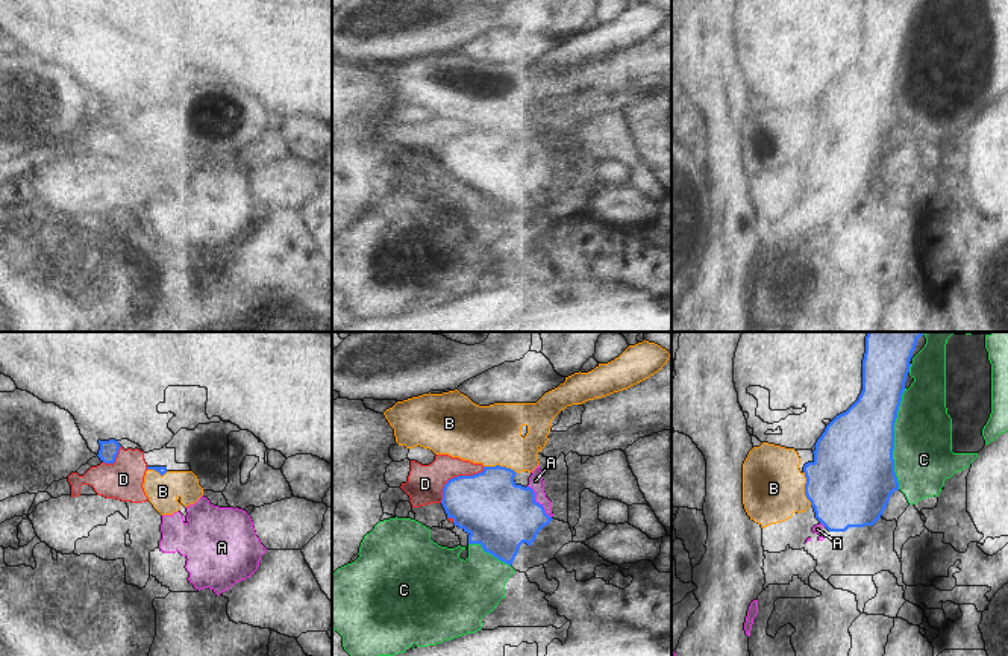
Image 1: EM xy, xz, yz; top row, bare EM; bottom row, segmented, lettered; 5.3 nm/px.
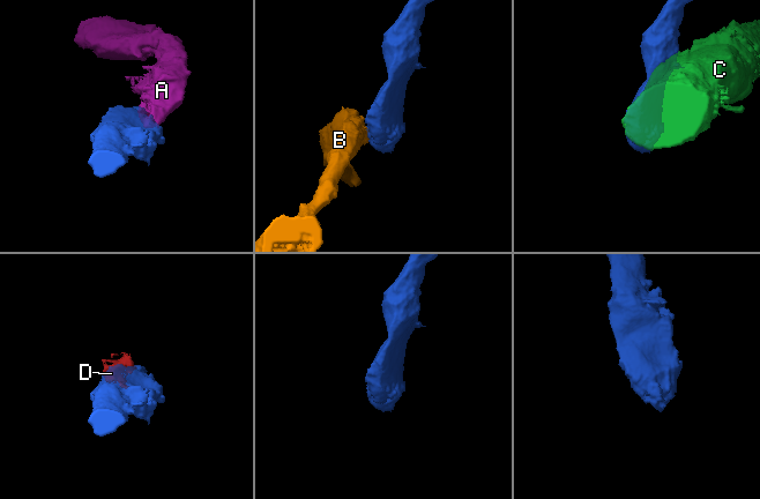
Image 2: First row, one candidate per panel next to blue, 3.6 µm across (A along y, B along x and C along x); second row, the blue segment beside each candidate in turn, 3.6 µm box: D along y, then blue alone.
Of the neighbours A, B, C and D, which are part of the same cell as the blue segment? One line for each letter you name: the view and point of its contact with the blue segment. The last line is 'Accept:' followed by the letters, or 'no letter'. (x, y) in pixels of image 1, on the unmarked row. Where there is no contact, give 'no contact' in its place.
A: xz (535, 162)
Accept: A

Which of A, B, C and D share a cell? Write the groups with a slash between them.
A / B D / C

